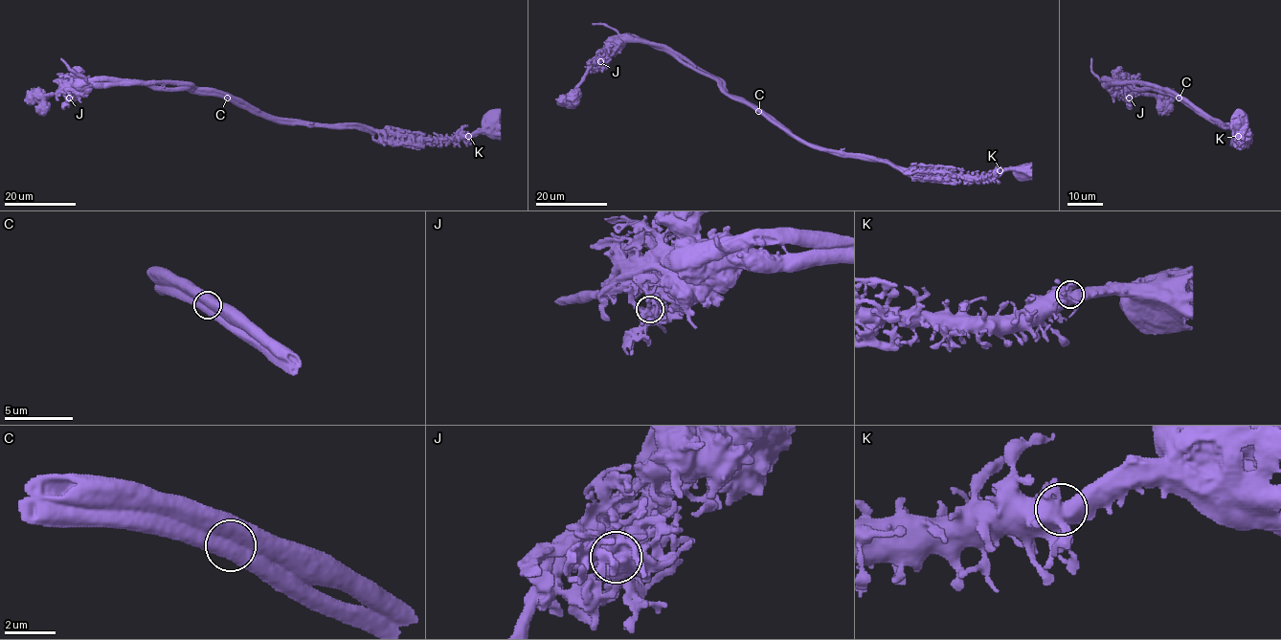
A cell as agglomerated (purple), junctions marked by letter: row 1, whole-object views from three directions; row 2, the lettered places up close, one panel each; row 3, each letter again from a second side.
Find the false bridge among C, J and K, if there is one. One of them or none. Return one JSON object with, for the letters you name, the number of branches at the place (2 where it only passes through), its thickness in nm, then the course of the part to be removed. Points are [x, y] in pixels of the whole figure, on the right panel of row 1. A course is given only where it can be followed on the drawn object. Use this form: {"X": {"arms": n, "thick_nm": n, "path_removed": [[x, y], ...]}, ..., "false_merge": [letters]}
{"C": {"arms": 2, "thick_nm": 750, "path_removed": [[1179, 98], [1213, 122], [1223, 127], [1231, 127], [1240, 135], [1239, 146], [1239, 143], [1236, 147]]}, "false_merge": ["C"]}

